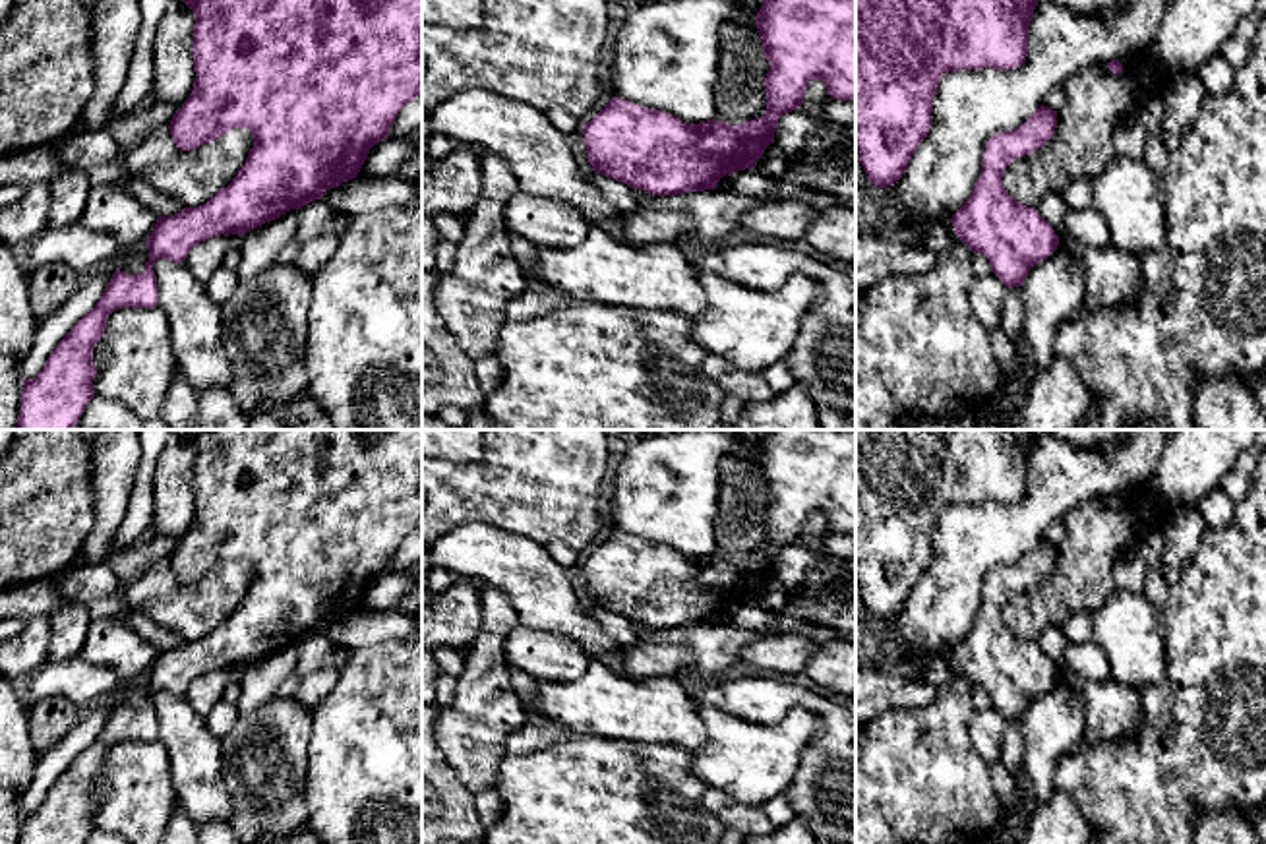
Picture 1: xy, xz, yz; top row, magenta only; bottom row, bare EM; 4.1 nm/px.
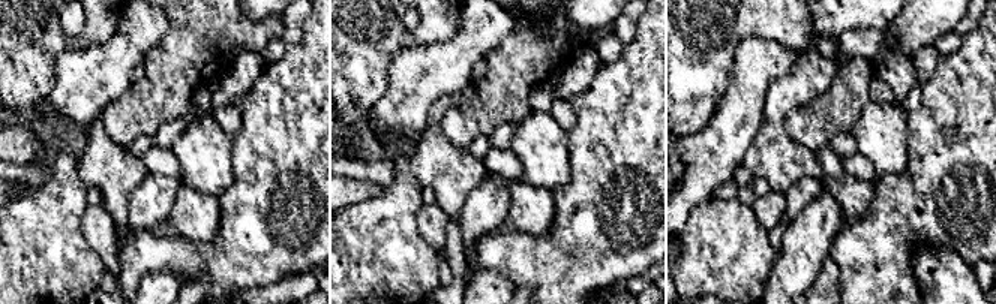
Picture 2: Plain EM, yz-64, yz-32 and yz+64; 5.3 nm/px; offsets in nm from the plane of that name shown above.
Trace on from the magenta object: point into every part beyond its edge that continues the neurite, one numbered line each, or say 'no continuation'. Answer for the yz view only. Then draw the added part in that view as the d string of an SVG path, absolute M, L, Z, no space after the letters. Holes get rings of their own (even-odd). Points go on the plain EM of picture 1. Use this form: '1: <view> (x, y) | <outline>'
1: yz (1112, 711) | M1063 627L1045 629L1036 643L1053 660L1059 679L1074 691L1084 705L1088 734L1096 741L1127 741L1140 726L1138 691L1115 681L1096 681L1078 676L1065 662L1069 645Z

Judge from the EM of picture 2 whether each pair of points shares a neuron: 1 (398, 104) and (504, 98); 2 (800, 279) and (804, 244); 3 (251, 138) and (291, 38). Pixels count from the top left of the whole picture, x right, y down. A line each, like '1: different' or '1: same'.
1: different
2: same
3: different

